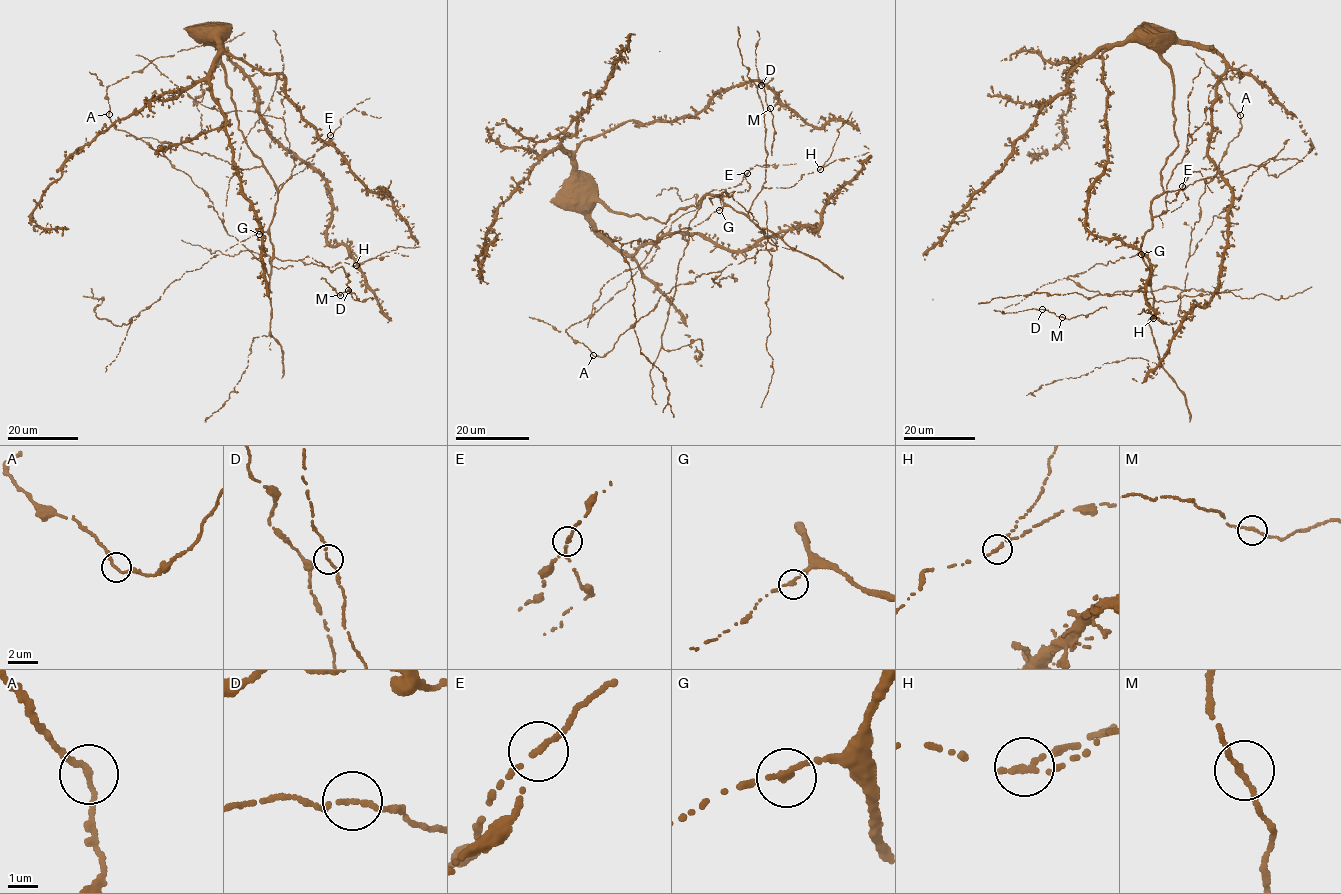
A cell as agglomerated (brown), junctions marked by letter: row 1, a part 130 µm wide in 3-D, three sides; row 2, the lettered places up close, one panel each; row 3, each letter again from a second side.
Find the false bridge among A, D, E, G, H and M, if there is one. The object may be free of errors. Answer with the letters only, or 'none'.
E

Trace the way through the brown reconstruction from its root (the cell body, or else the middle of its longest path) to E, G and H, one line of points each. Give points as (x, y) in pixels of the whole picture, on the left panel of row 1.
E: (204, 32), (218, 52), (239, 129), (279, 190), (289, 179), (293, 166), (305, 163), (323, 147), (330, 135)
G: (204, 32), (218, 52), (239, 129), (251, 152), (268, 171), (277, 192), (273, 219), (269, 229), (259, 234)
H: (204, 32), (218, 52), (239, 129), (274, 182), (273, 255), (356, 265)

